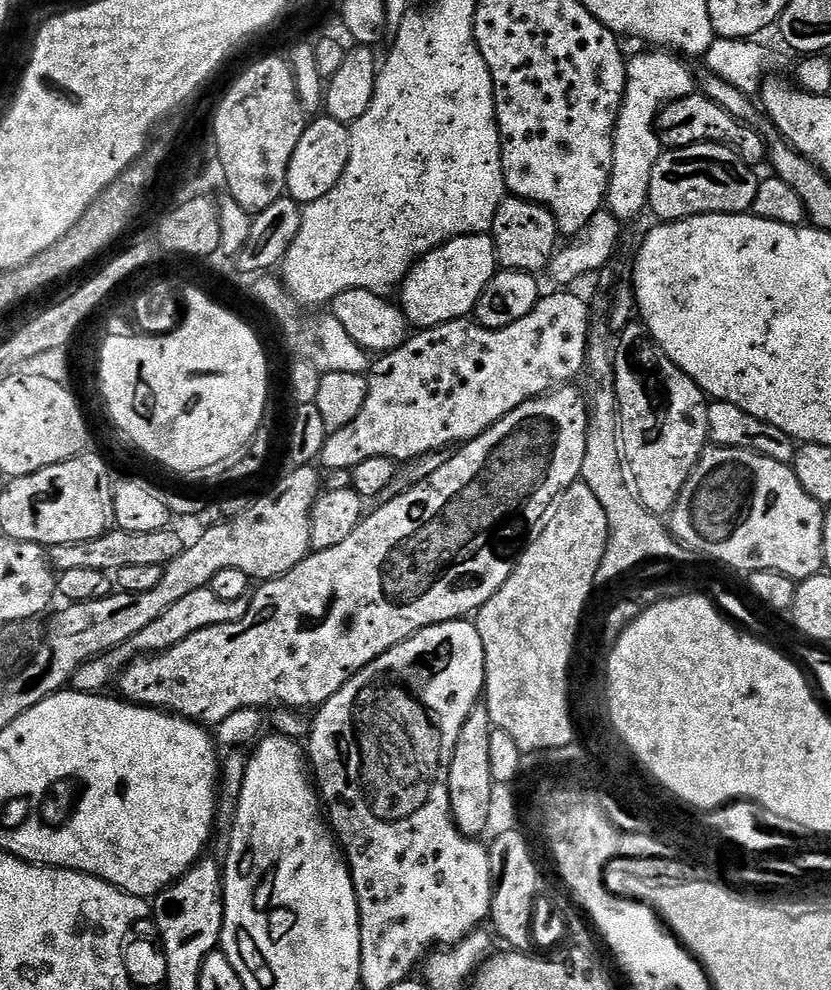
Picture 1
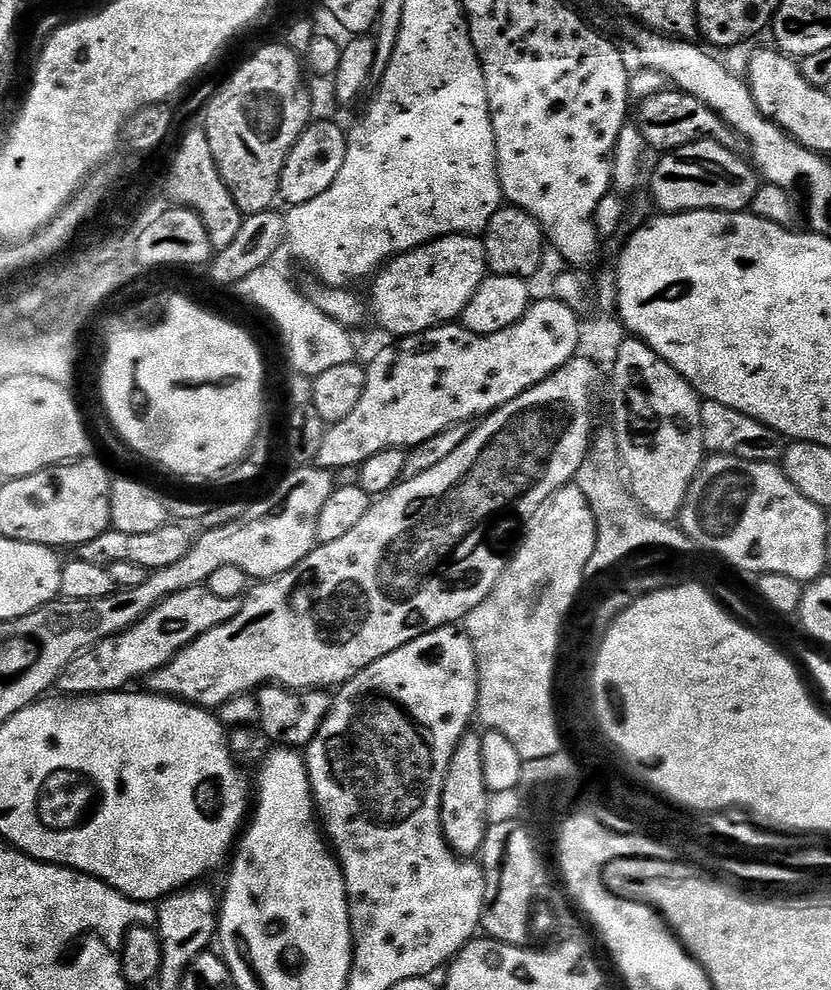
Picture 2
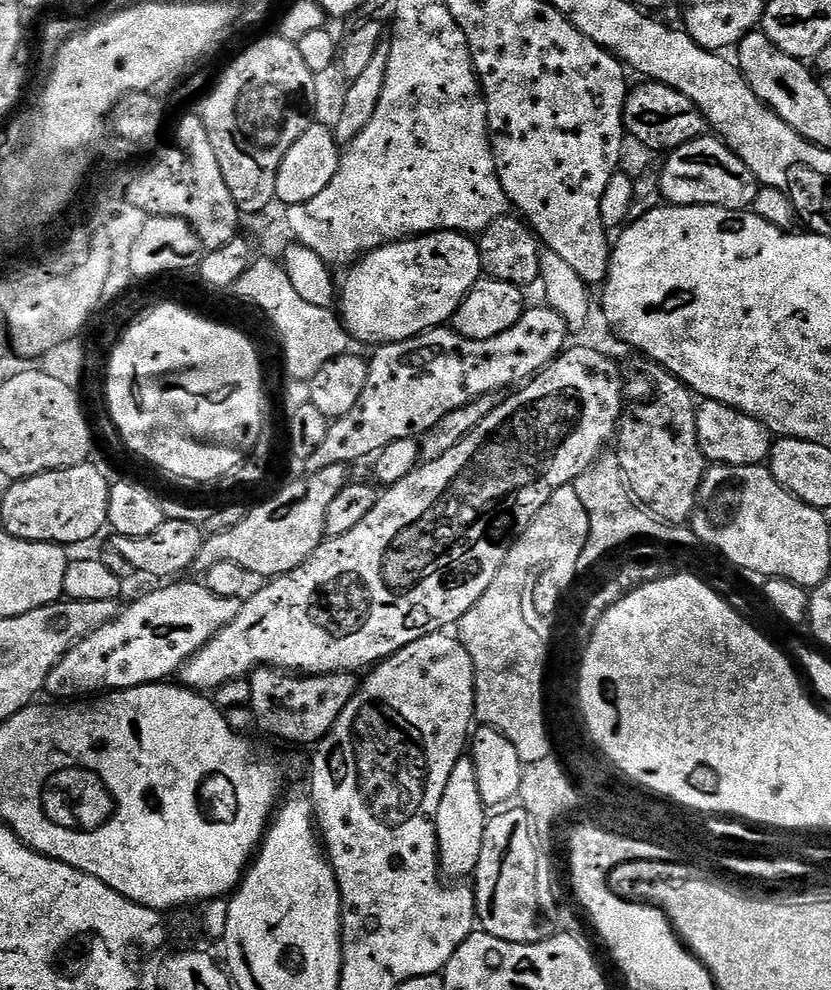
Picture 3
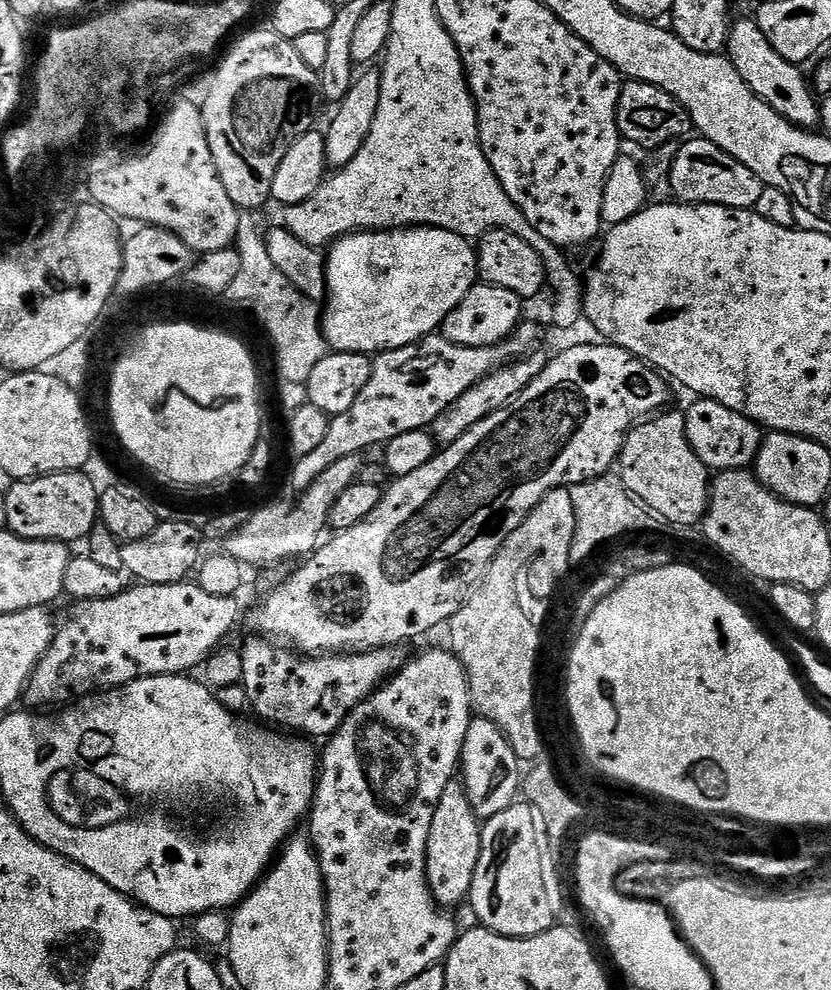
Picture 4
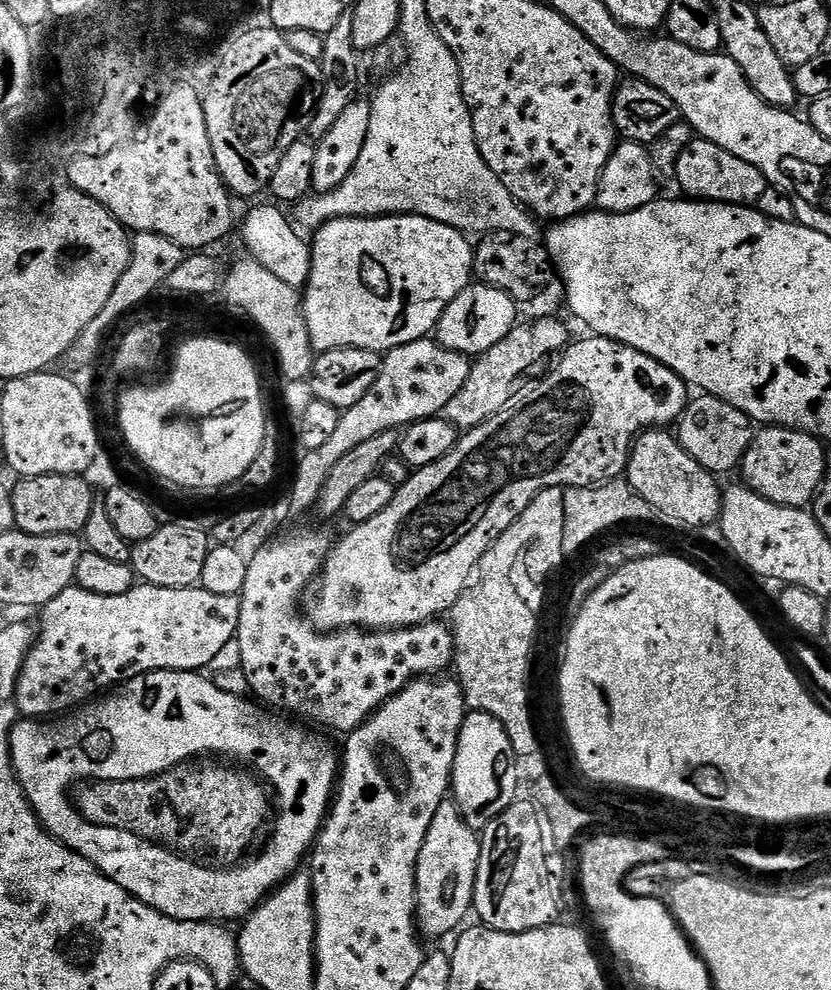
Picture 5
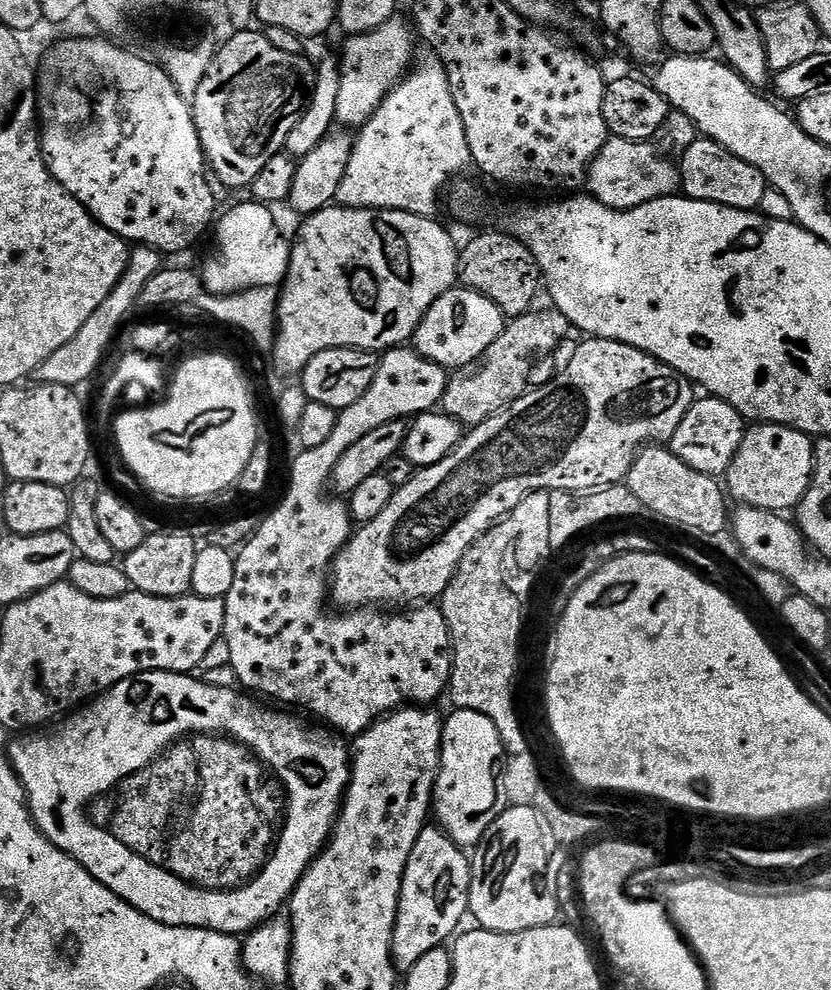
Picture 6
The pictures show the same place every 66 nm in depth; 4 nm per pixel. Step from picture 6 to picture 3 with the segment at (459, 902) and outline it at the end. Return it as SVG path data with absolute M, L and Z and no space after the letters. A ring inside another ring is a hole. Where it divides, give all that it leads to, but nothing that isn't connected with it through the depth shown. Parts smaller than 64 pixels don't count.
M461 758L446 782L446 791L442 793L442 802L438 802L436 815L436 848L440 852L440 870L445 877L468 878L475 873L478 858L482 854L482 838L489 821L484 812L486 805L482 802L482 794L478 794L478 772L474 770L474 762L470 758Z

